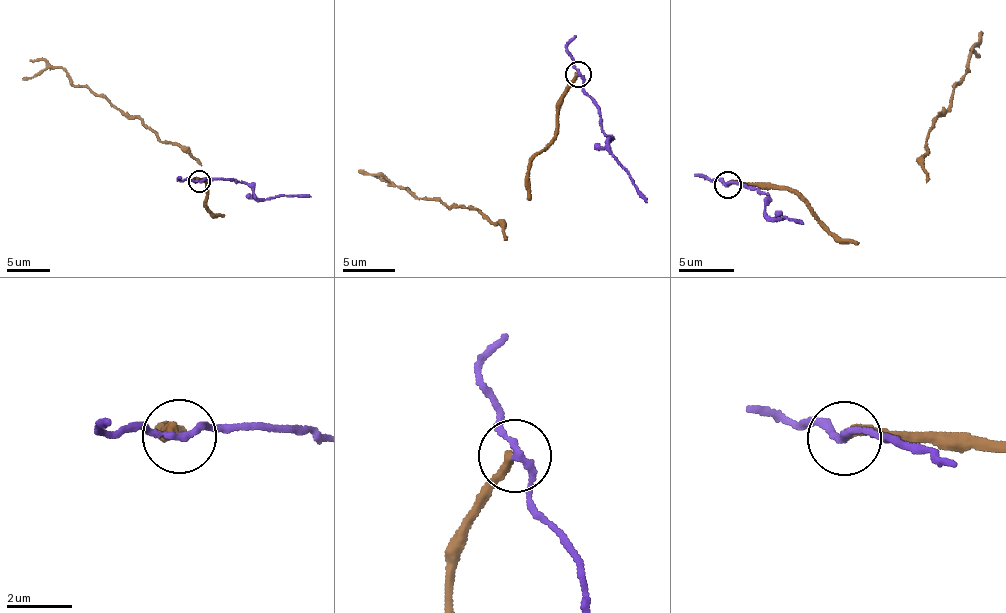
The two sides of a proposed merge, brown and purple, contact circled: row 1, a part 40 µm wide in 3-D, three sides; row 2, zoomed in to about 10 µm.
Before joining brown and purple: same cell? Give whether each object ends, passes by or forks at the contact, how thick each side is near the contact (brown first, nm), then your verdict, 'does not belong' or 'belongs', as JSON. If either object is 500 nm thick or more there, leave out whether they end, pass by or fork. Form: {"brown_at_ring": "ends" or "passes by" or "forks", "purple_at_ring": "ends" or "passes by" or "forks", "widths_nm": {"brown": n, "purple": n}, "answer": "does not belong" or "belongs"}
{"brown_at_ring": "ends", "purple_at_ring": "passes by", "widths_nm": {"brown": 280, "purple": 190}, "answer": "does not belong"}

